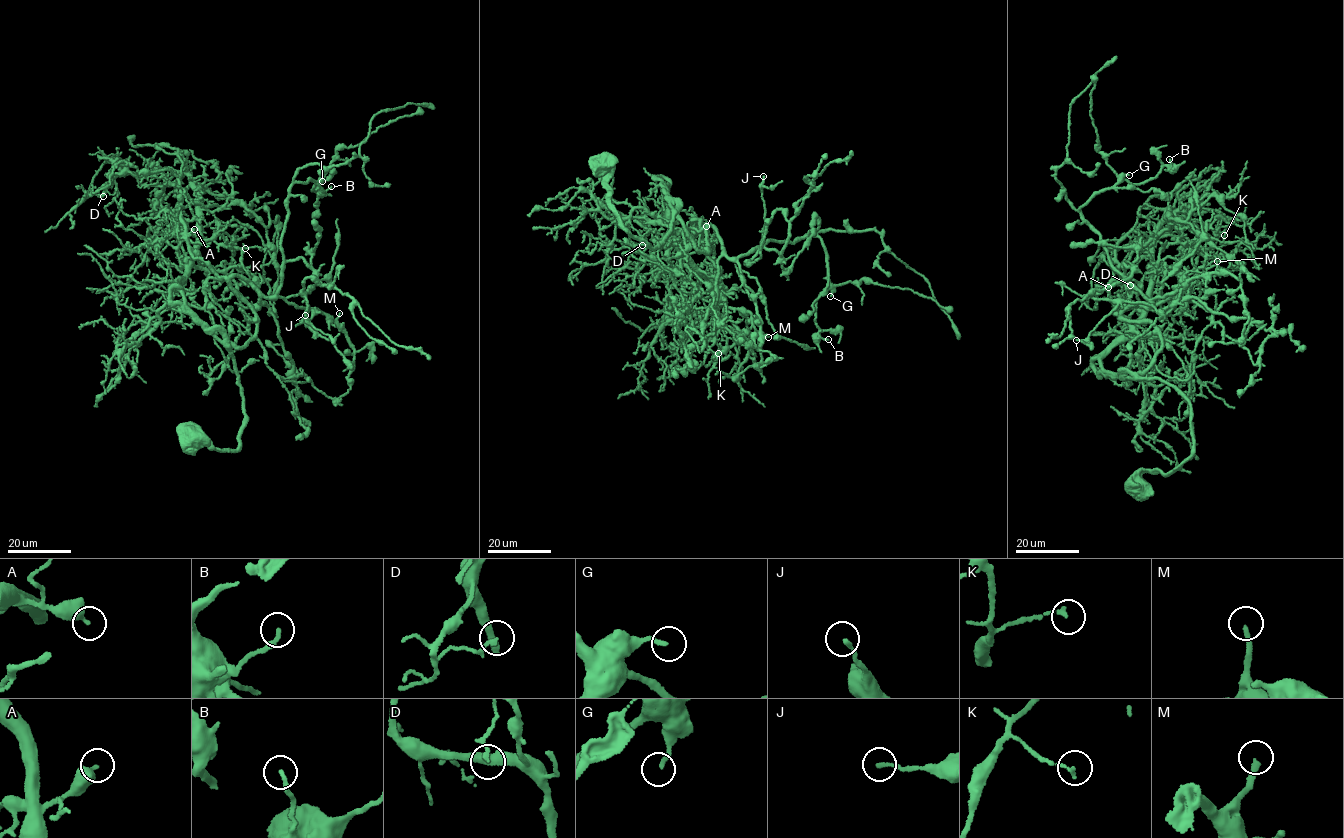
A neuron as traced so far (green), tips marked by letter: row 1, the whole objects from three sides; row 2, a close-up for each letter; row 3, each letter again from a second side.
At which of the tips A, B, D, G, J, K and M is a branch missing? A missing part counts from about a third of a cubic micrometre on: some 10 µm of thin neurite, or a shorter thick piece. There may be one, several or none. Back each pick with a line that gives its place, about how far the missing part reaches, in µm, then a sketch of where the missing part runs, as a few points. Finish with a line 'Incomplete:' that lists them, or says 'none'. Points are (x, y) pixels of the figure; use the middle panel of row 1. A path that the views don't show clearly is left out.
M: (768, 337) | 15 µm
Incomplete: M

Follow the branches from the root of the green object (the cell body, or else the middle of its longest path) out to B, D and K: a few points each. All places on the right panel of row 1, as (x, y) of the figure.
B: (1136, 482), (1190, 459), (1191, 404), (1138, 375), (1159, 330), (1121, 315), (1151, 304), (1079, 210), (1169, 159)
D: (1136, 482), (1193, 438), (1173, 387), (1102, 368), (1146, 305), (1136, 239), (1152, 246), (1130, 285)
K: (1136, 482), (1190, 459), (1191, 404), (1101, 358), (1141, 315), (1163, 247), (1224, 235)

